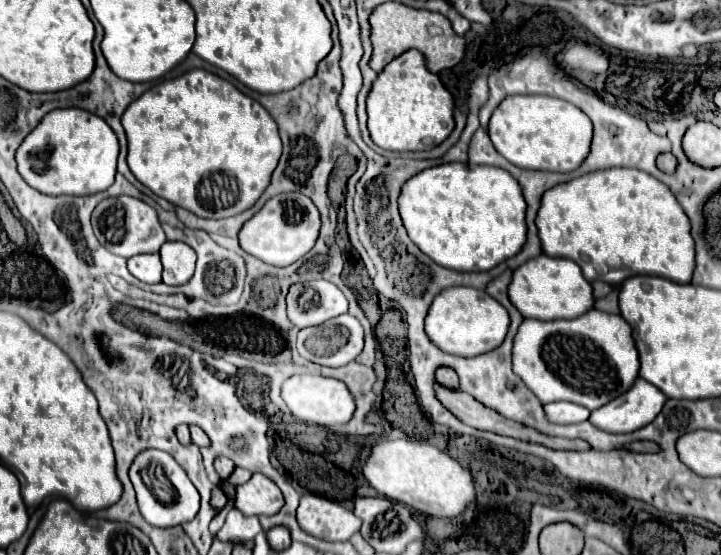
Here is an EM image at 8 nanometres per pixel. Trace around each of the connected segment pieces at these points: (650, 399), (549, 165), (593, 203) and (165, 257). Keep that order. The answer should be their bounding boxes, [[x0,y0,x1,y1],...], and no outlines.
[[590,378,666,434],[488,96,592,172],[536,168,696,286],[160,242,196,286]]

